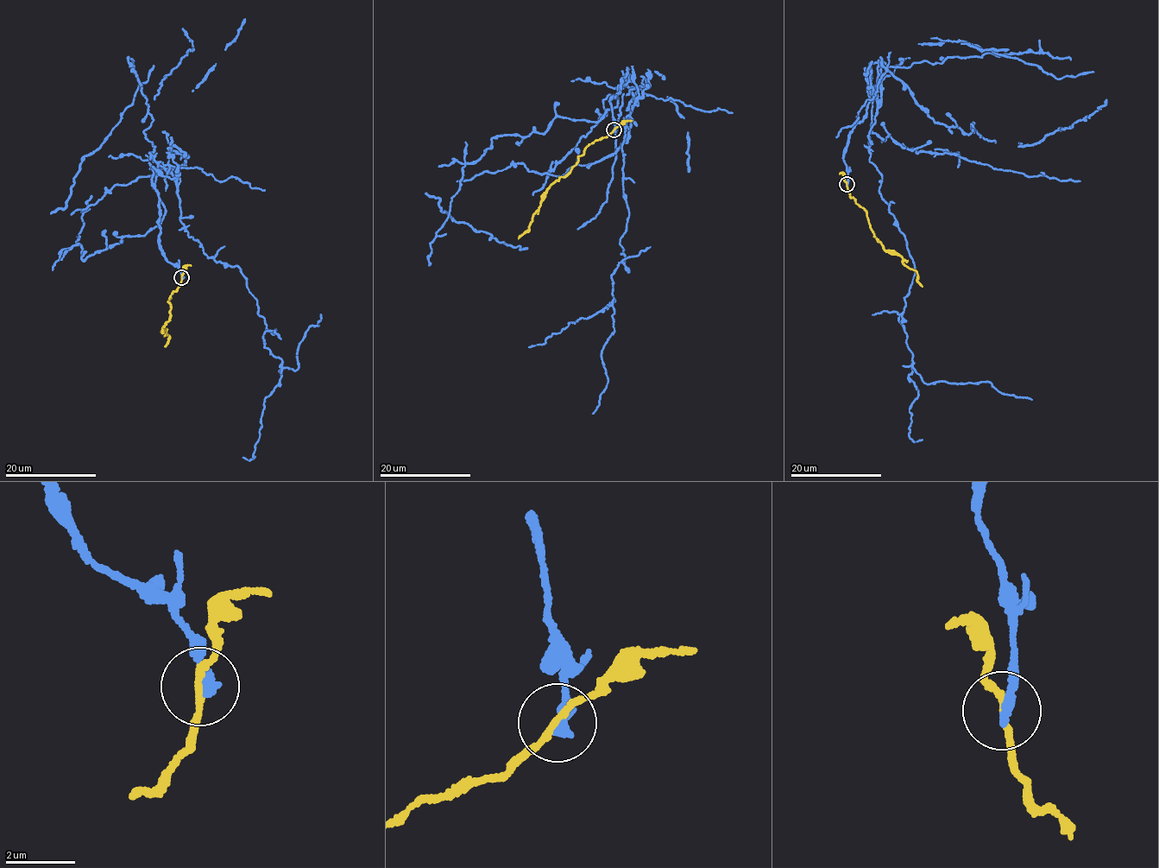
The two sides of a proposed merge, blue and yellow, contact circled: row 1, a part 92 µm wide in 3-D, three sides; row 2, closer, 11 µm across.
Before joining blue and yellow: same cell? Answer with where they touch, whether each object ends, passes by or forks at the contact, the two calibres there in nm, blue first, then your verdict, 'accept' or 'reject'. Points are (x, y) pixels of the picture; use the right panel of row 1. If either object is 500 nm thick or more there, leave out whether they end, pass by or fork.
at (847, 184); blue ends there; yellow passes by; 280 nm thick on the blue side, 170 nm on the other; reject

